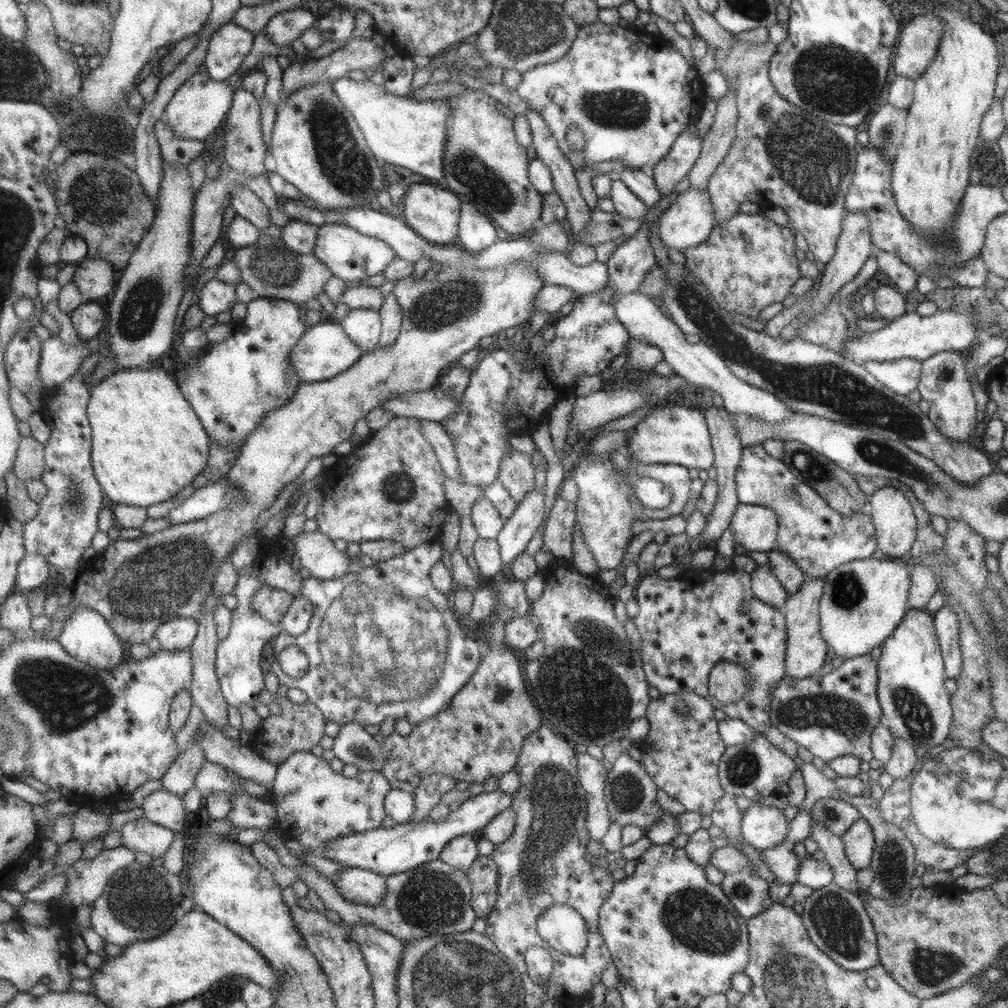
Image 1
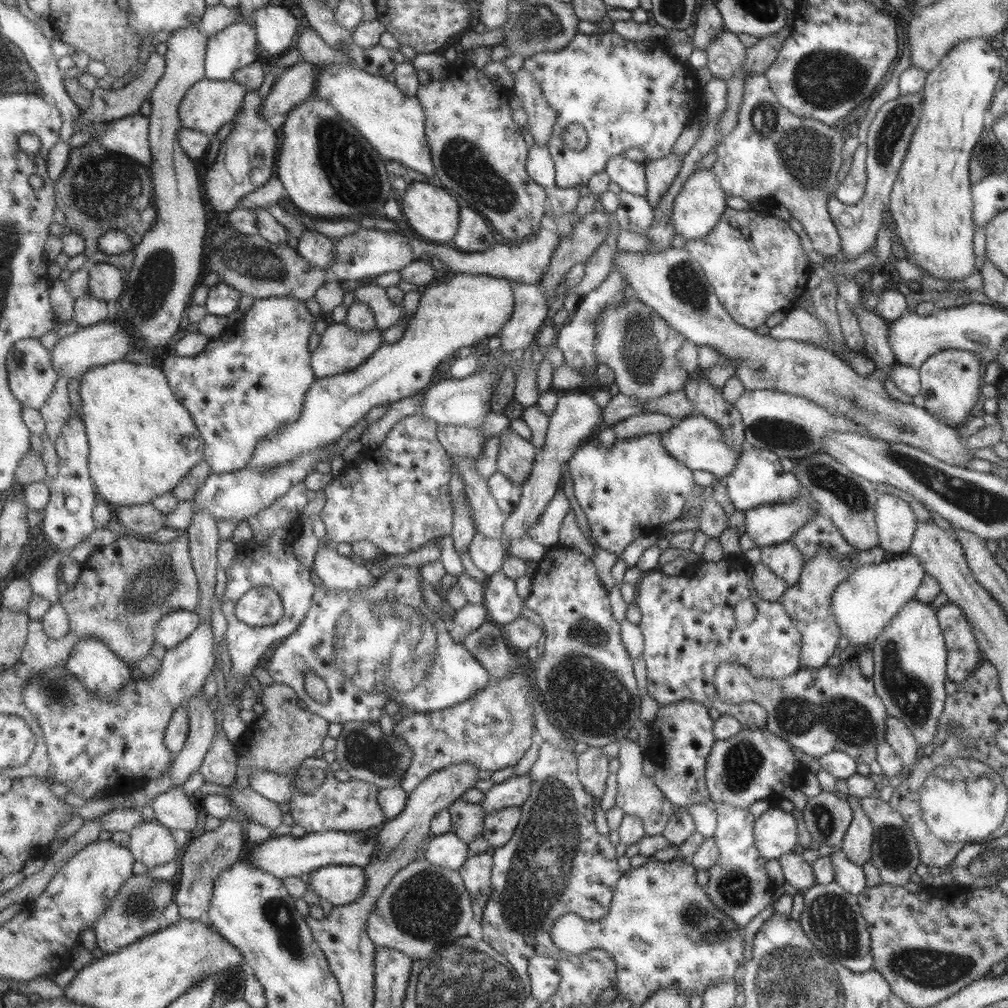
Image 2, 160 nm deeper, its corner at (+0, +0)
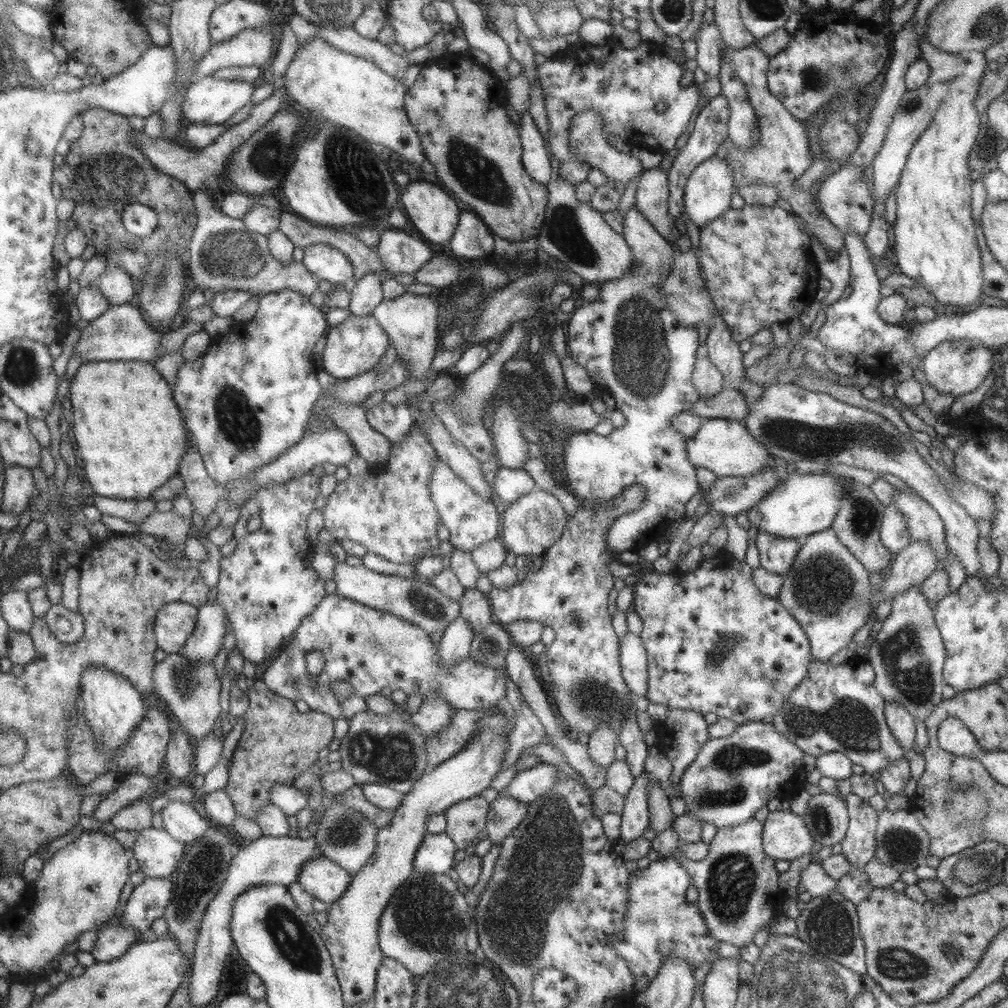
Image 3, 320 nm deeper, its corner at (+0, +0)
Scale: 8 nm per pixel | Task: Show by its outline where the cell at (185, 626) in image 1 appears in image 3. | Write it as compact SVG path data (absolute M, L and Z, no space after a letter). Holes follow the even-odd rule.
M183 601L167 603L155 621L159 648L166 654L182 651L197 626L197 614L195 605Z

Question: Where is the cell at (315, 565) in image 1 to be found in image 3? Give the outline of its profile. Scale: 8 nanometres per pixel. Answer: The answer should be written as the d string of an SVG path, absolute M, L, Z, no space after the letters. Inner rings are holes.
M336 562L332 580L339 596L381 612L388 612L418 626L429 635L437 630L444 631L452 620L460 616L460 601L445 596L425 578L401 578L367 570L363 565Z

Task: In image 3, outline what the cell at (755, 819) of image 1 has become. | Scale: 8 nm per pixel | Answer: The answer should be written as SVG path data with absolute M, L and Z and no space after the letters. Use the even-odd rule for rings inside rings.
M786 806L768 811L762 822L762 849L771 859L798 859L813 850L813 838L802 816L793 814Z

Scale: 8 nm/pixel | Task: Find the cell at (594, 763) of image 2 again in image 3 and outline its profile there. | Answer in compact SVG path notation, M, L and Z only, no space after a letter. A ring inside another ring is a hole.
M601 723L588 734L588 753L595 764L607 768L616 760L615 747L618 742L618 732L607 723Z

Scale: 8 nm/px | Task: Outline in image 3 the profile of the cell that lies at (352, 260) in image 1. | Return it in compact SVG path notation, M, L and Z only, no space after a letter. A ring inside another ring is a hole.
M383 230L376 248L380 263L389 273L413 274L434 252L425 240L420 240L405 230Z

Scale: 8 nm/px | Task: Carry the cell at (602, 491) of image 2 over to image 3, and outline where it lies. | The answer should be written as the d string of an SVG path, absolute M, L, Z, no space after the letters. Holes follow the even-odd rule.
M634 205L624 214L622 236L631 251L629 272L617 280L600 282L596 299L592 302L583 301L579 308L570 313L568 322L564 324L565 344L573 362L585 368L593 385L601 385L602 390L607 390L616 408L625 417L625 424L614 428L607 436L597 436L592 431L569 431L569 434L565 434L563 468L569 490L575 497L602 505L620 495L625 487L639 485L644 488L644 501L640 507L619 514L609 523L605 543L615 554L658 543L671 523L685 516L685 503L699 487L695 479L696 468L687 460L686 437L671 428L671 419L681 412L689 411L691 404L699 399L697 390L691 384L699 344L697 330L679 322L656 287L667 274L665 266L673 260L676 251L652 229Z

